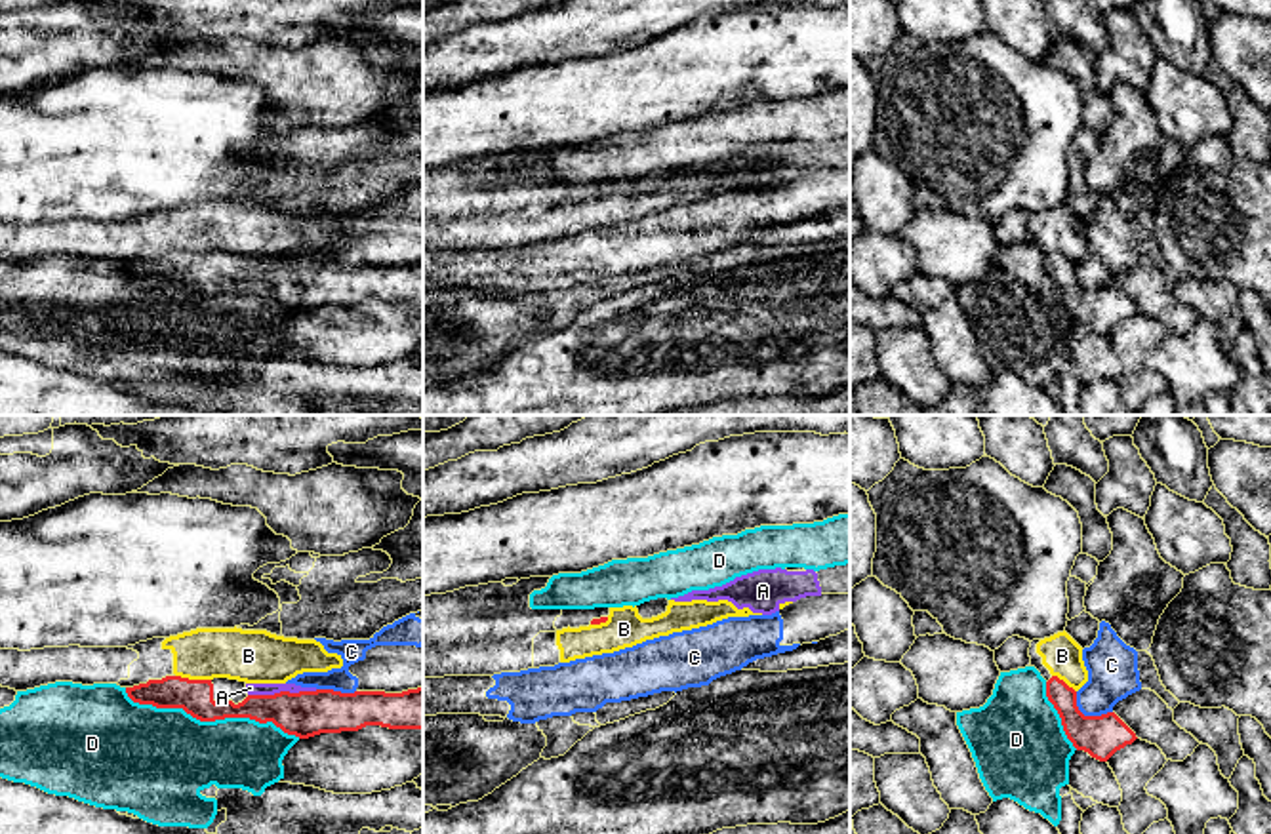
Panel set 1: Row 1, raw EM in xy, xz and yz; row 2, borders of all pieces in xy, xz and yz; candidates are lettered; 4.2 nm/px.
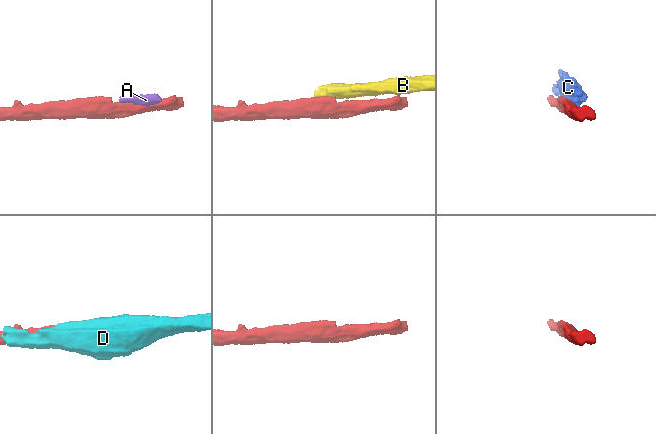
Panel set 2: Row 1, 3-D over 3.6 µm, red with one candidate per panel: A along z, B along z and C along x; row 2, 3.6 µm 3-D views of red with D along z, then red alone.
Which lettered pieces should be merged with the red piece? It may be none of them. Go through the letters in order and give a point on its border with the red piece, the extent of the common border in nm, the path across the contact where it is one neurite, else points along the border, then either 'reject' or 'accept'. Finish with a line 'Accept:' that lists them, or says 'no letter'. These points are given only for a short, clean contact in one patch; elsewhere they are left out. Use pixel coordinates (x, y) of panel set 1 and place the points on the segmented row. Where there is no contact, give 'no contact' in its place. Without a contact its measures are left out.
A: contact xy (282, 692); length 300 nm; accept
B: contact xy (193, 680); length 150 nm; border xy (176, 675), (210, 680); reject
C: contact yz (1087, 716); length 180 nm; reject
D: contact xy (210, 720); length 750 nm; reject
Accept: A

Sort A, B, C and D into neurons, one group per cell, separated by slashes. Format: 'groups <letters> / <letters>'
groups A / B / C / D

